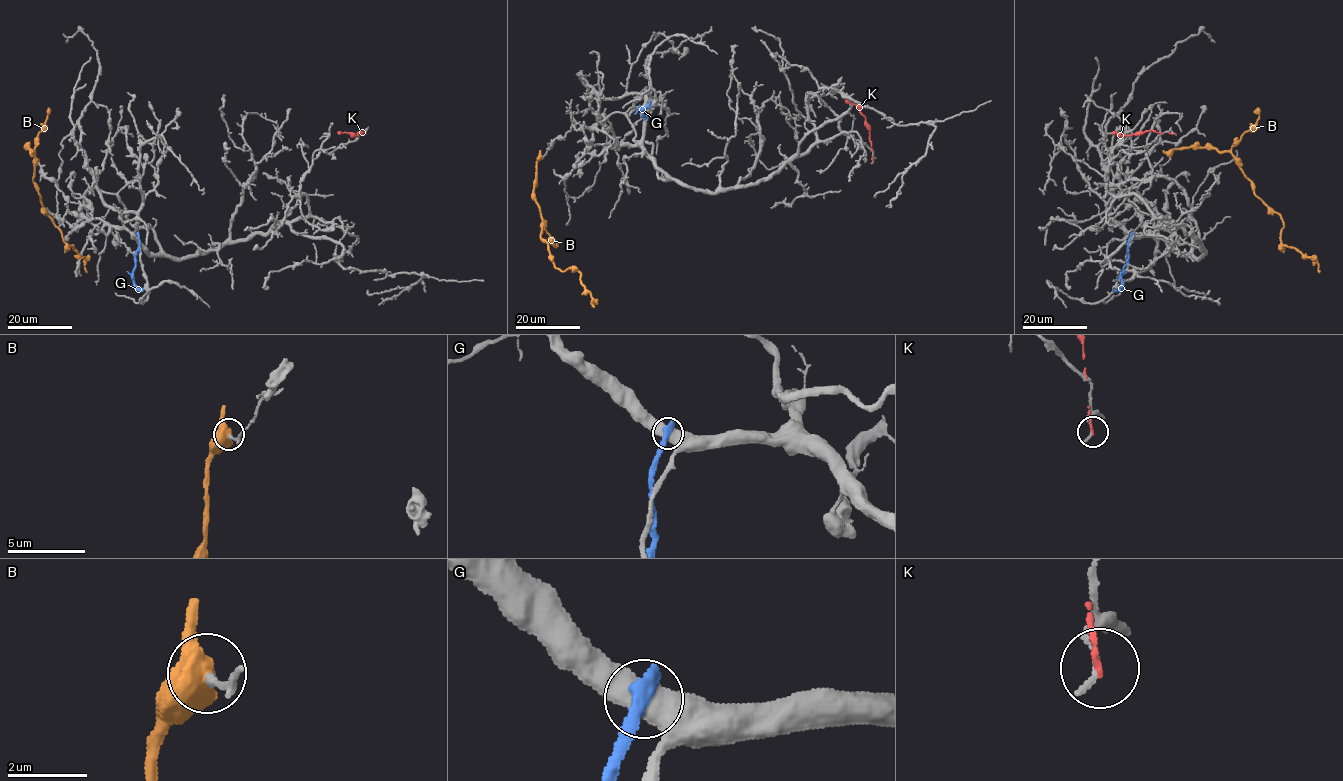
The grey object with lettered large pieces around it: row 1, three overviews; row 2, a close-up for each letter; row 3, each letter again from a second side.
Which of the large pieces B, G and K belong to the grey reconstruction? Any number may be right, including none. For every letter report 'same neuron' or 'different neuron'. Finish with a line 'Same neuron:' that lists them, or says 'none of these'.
B: different neuron
G: different neuron
K: different neuron
Same neuron: none of these

